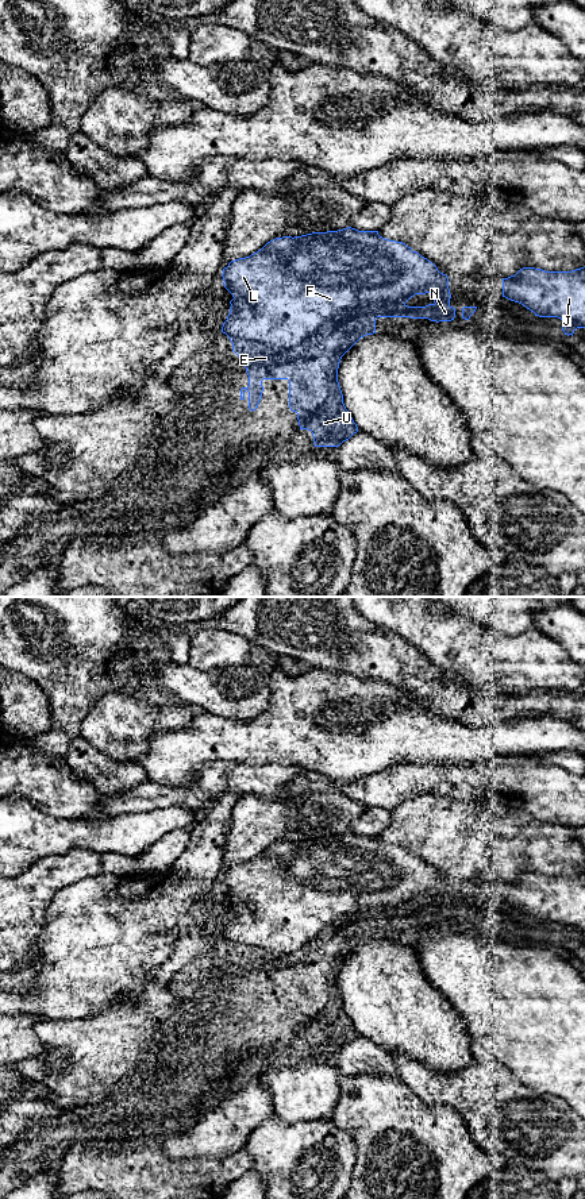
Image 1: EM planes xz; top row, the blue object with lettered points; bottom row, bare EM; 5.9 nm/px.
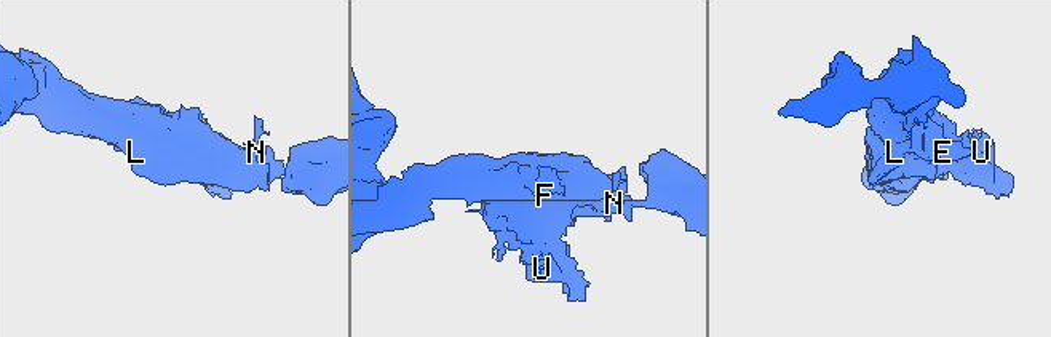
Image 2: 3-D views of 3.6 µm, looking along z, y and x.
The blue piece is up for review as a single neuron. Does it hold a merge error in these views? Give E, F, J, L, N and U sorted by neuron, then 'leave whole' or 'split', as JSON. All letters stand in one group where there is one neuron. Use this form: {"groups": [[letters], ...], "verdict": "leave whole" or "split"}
{"groups": [["E", "F", "J", "L", "N", "U"]], "verdict": "leave whole"}

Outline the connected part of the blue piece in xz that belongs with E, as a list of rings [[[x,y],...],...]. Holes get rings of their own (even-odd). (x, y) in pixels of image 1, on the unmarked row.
[[[347,832],[338,836],[312,837],[301,841],[282,841],[268,847],[261,855],[246,863],[231,865],[223,874],[223,890],[232,899],[230,906],[230,918],[223,928],[222,937],[226,938],[231,948],[232,956],[243,964],[246,978],[249,980],[249,991],[240,994],[240,1005],[245,1005],[245,996],[249,996],[249,1014],[253,1017],[258,1013],[262,1003],[263,984],[288,984],[289,986],[289,1013],[297,1018],[300,1034],[308,1034],[313,1041],[315,1052],[339,1052],[358,1037],[351,1019],[343,1009],[343,999],[338,987],[338,974],[342,961],[363,941],[376,938],[377,922],[411,922],[428,924],[431,926],[451,926],[455,922],[455,913],[450,910],[449,882],[438,875],[438,872],[419,857],[413,856],[403,847],[389,845],[378,840],[378,836],[358,836]],[[430,898],[434,907],[426,911],[408,911],[405,907],[415,899]]]

